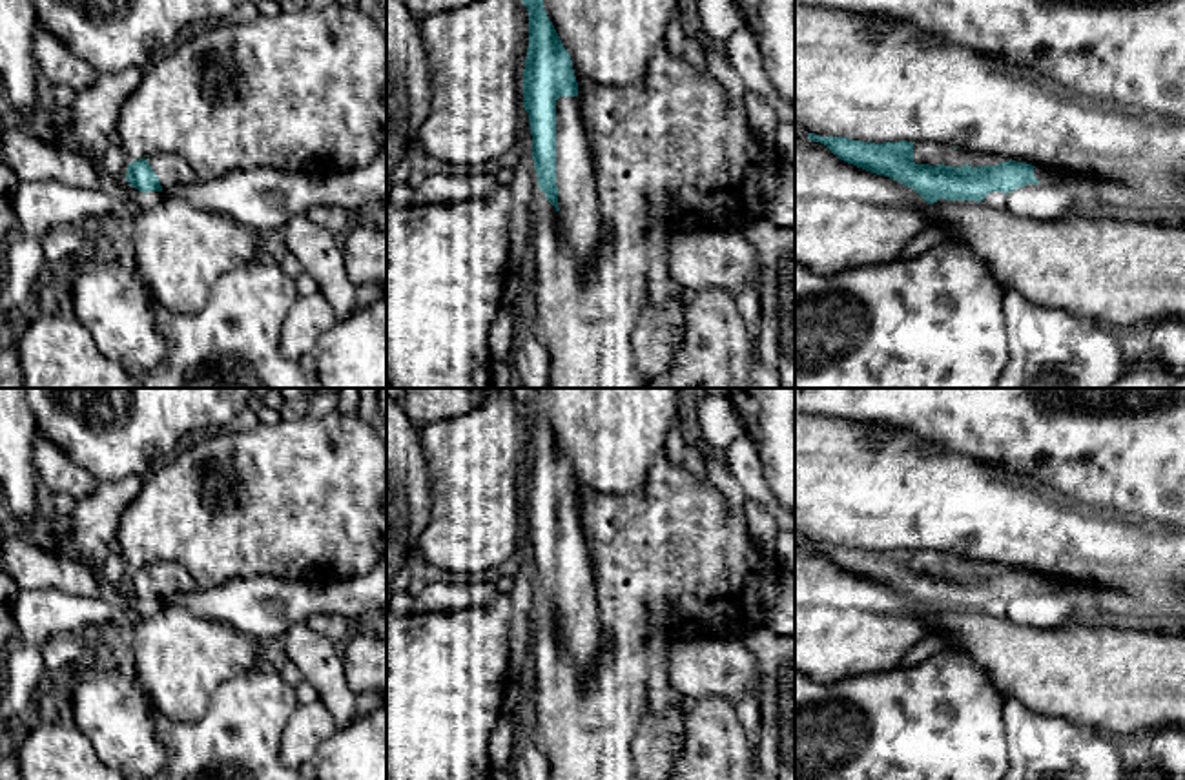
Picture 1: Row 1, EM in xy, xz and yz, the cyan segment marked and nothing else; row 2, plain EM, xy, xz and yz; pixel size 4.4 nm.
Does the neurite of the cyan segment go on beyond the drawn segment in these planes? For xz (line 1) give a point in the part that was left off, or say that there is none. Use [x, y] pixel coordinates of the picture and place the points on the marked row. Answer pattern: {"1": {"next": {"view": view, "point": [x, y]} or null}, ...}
{"1": {"next": {"view": "xz", "point": [584, 225]}}}

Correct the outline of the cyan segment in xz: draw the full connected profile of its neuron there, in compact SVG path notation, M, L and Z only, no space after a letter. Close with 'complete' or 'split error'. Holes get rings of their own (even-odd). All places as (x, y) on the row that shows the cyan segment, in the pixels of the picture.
M521 0L529 11L523 108L529 113L538 188L562 217L565 239L585 266L607 235L578 109L578 82L543 0Z; split error

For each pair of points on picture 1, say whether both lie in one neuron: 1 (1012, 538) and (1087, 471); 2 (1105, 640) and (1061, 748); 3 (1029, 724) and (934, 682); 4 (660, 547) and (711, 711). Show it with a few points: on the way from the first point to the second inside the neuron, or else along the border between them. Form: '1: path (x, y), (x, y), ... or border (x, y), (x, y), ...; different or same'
1: border (1041, 487), (1065, 502), (1098, 513); different
2: border (1030, 709), (1041, 715), (1065, 717), (1105, 735); different
3: border (1003, 700), (1007, 755); different
4: border (690, 702), (686, 713); different

